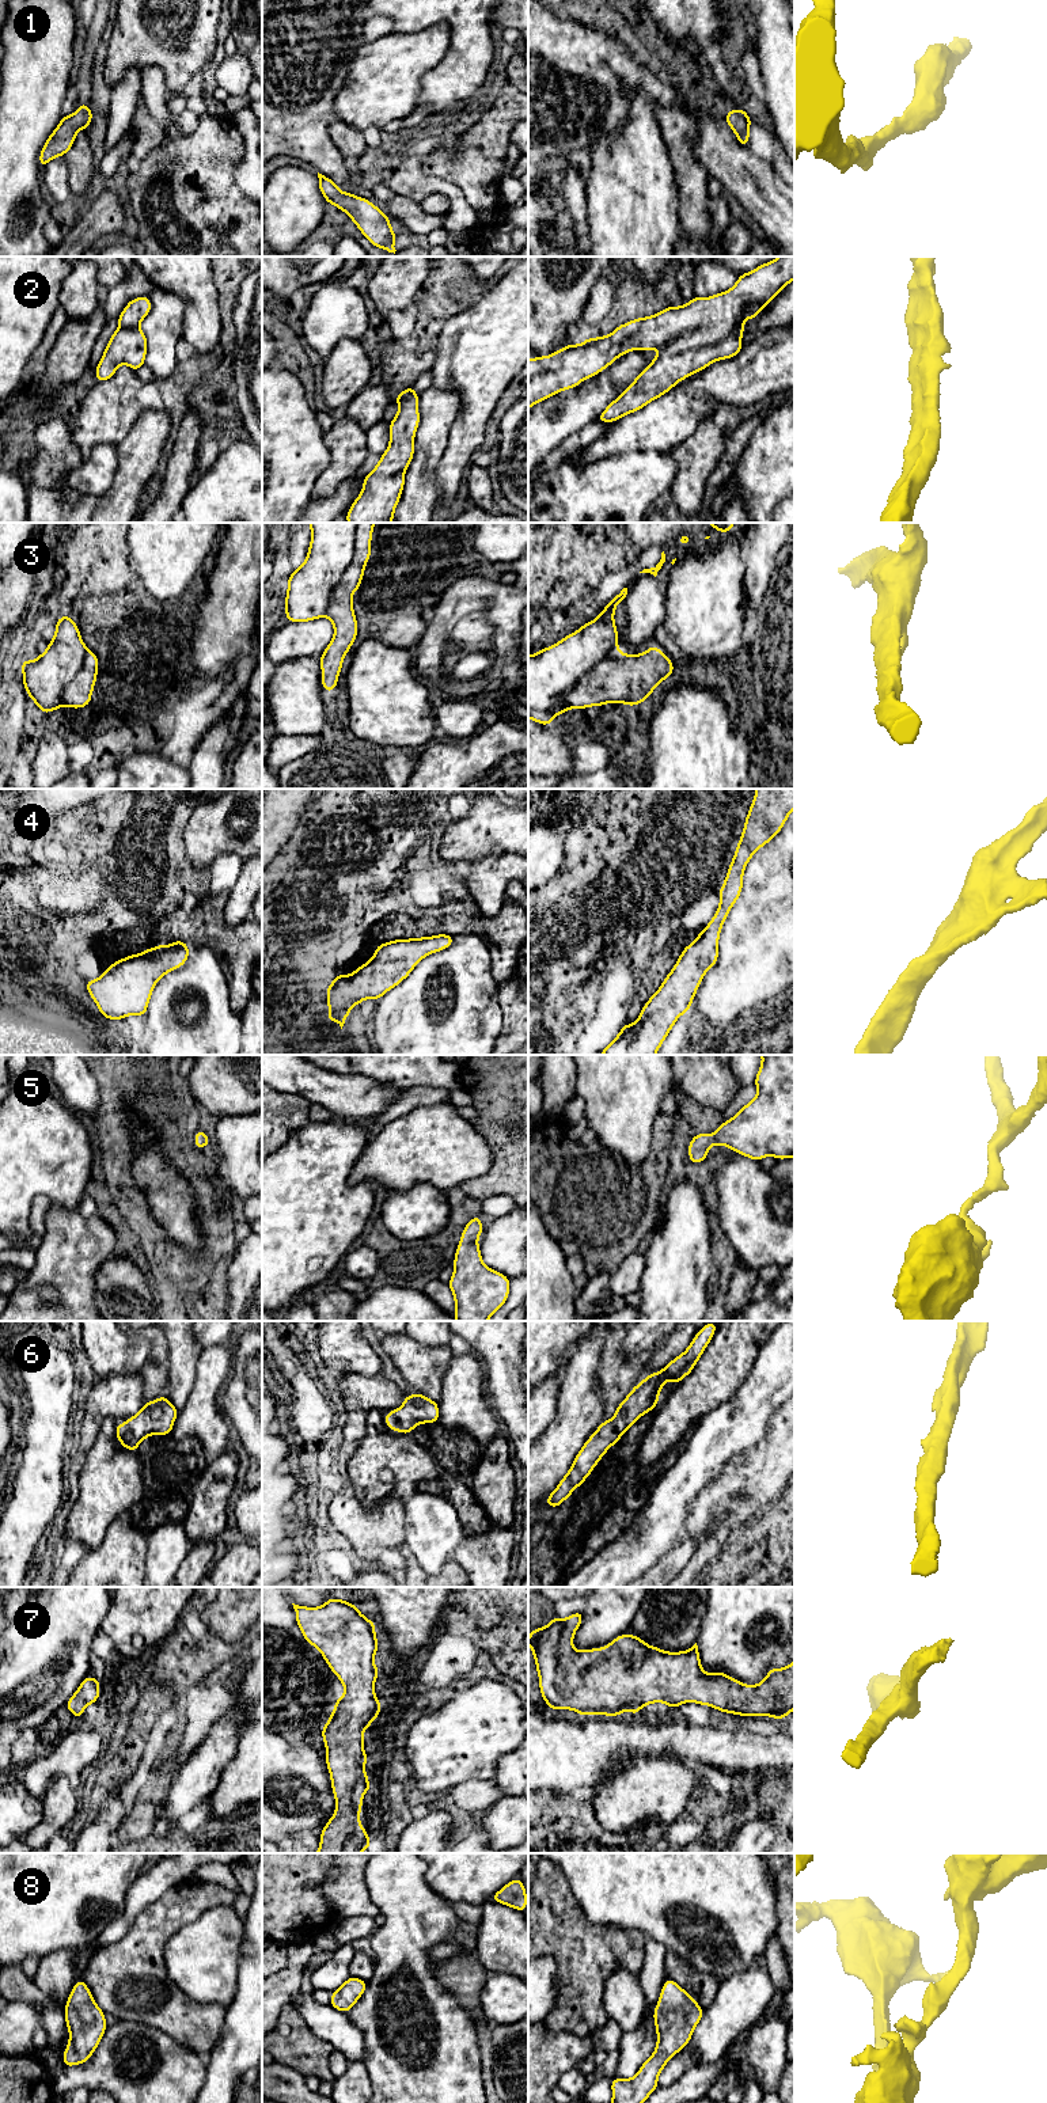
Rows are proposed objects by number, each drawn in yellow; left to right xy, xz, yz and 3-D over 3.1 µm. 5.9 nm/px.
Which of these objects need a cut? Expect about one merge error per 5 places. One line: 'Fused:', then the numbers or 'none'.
Fused: 3

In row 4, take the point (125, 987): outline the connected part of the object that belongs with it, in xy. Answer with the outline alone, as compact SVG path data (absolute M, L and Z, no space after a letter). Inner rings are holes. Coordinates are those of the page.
M187 944L156 945L143 953L113 963L86 987L103 1017L120 1021L126 1016L145 1017L151 994L158 980L182 967L189 957Z

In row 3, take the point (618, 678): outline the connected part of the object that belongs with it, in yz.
M656 645L641 654L610 653L580 676L562 705L546 713L528 710L528 718L546 726L569 709L600 707L610 702L636 706L674 671L672 661Z

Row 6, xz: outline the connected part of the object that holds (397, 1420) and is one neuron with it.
M420 1393L405 1396L402 1407L382 1419L390 1430L410 1434L418 1424L439 1423L439 1404Z

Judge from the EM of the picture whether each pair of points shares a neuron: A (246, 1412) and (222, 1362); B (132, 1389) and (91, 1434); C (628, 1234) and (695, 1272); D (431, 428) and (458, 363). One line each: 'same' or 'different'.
A: different
B: same
C: different
D: different

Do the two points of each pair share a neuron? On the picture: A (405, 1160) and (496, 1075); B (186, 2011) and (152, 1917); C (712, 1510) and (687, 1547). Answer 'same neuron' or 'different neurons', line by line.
A: different neurons
B: same neuron
C: different neurons

